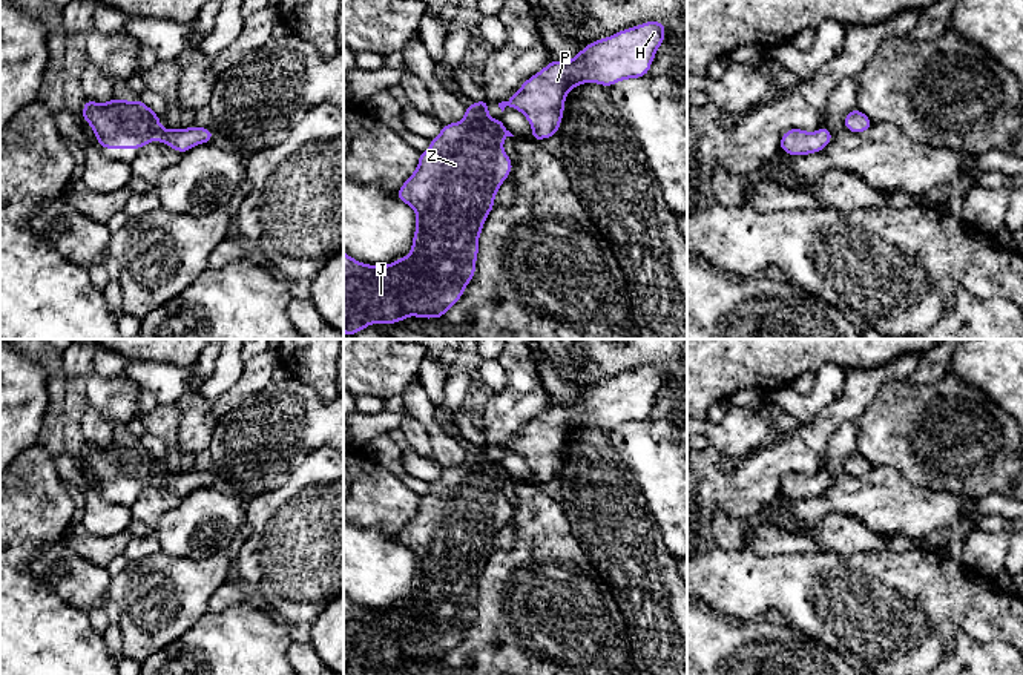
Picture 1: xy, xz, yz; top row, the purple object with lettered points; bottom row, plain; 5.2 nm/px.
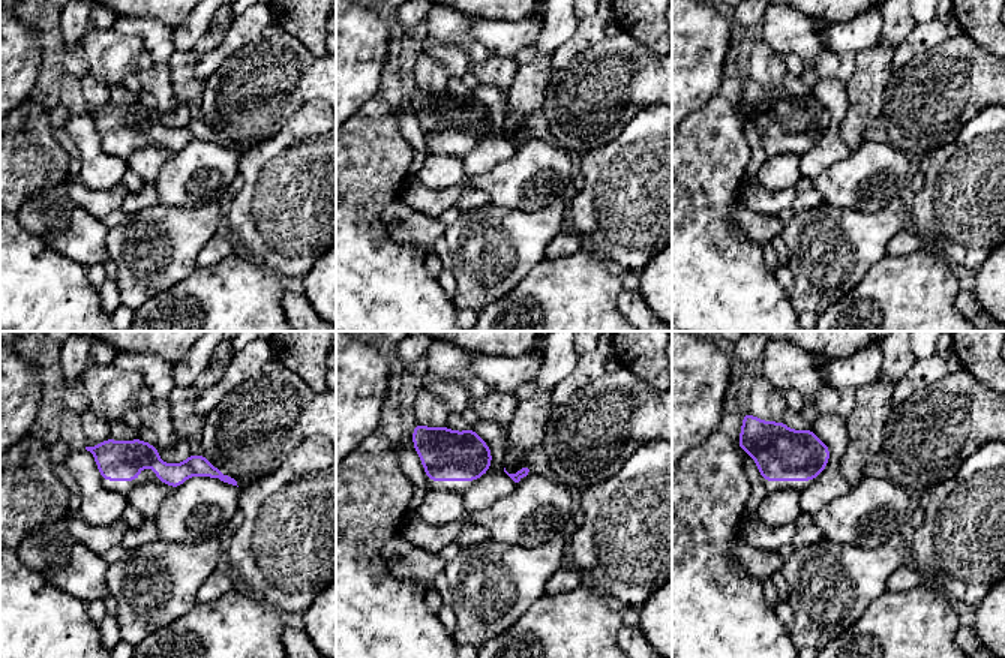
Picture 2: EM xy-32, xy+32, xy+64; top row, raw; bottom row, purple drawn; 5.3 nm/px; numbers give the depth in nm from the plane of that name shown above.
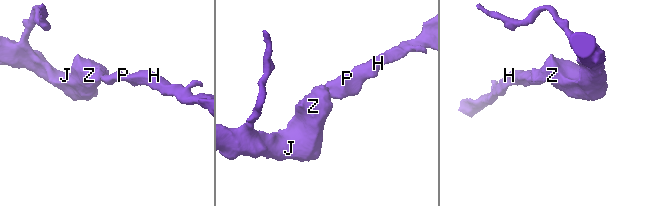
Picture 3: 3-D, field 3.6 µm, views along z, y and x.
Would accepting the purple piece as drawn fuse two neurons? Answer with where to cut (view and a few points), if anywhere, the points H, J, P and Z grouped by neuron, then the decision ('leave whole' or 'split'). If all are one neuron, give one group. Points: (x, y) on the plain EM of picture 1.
no cut; H J P Z; leave whole

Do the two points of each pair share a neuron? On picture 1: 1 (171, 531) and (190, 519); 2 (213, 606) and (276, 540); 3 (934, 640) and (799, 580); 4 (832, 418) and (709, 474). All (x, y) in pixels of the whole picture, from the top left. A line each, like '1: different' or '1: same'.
1: same
2: different
3: same
4: same

